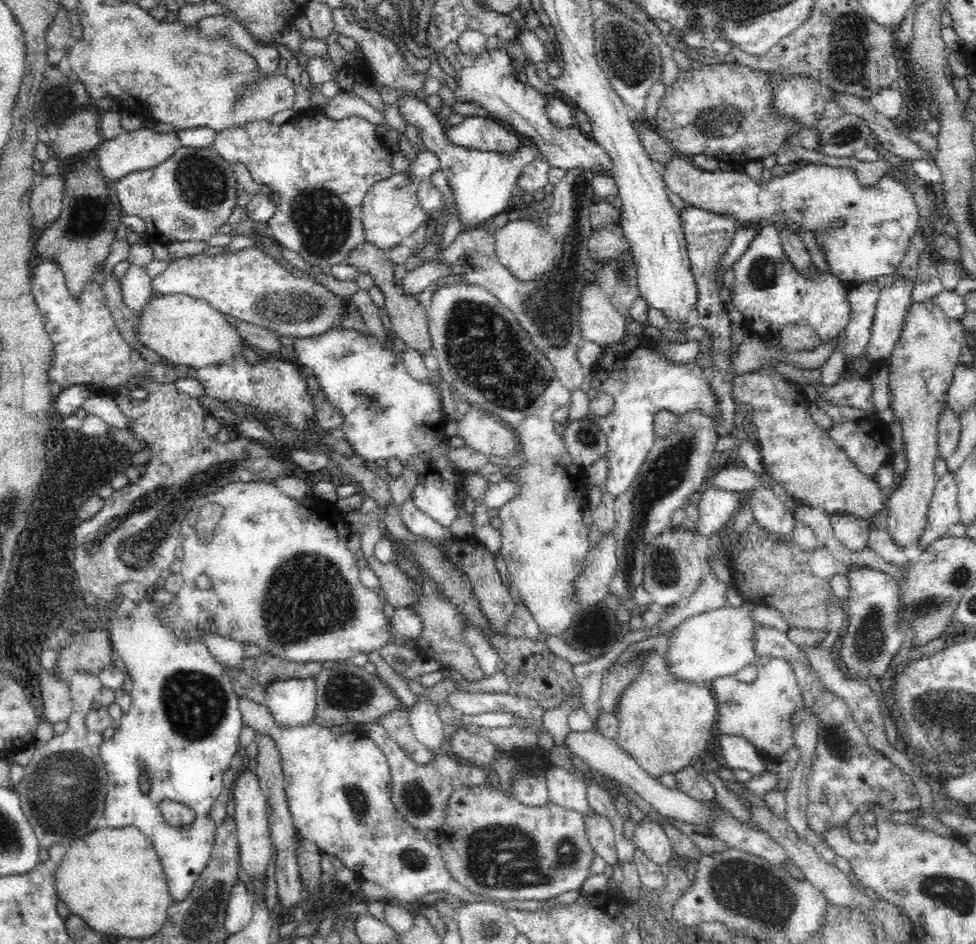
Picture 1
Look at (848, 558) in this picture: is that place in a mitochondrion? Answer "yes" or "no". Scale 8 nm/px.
no

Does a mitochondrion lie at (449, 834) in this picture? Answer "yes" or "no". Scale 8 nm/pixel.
yes

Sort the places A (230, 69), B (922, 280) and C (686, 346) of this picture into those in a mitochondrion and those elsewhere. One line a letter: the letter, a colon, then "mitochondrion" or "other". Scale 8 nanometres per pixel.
A: mitochondrion
B: other
C: other

